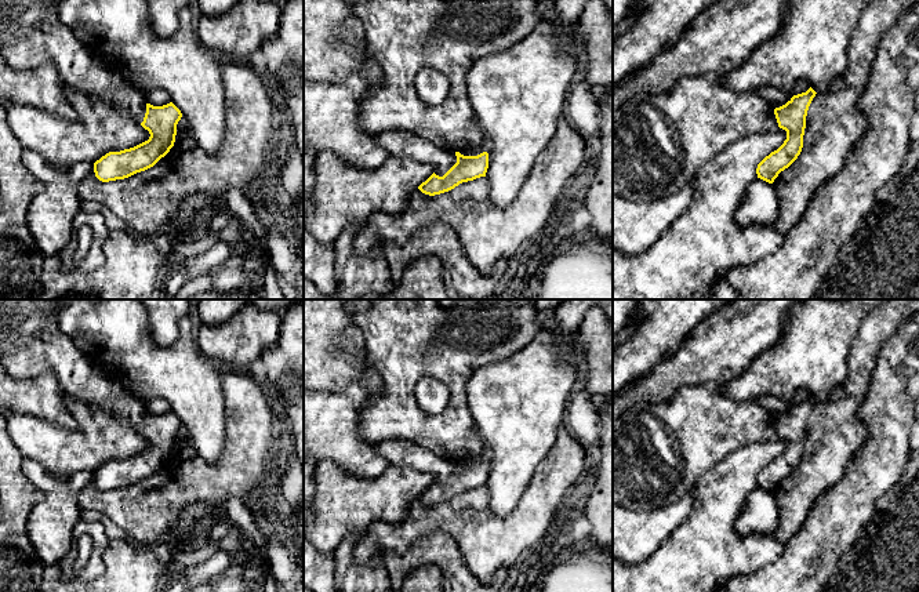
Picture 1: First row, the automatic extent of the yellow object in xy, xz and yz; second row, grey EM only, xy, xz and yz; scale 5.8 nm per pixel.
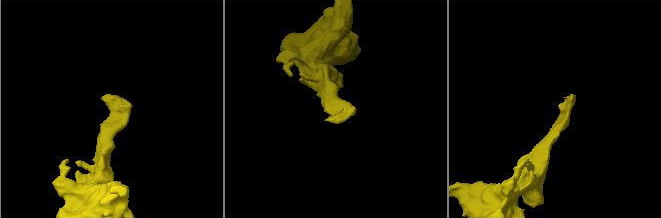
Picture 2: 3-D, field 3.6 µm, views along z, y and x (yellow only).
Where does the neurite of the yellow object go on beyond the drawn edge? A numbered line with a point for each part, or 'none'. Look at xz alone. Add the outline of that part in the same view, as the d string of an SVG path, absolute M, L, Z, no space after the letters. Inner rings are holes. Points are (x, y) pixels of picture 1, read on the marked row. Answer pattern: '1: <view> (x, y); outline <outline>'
1: xz (400, 144); outline M408 131L381 132L374 135L374 138L377 145L384 148L391 156L432 164L433 172L439 177L443 177L457 163L454 152L444 150Z

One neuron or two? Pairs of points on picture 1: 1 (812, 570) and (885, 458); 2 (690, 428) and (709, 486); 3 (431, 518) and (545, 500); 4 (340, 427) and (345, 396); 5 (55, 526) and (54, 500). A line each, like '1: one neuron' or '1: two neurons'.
1: one neuron
2: two neurons
3: one neuron
4: one neuron
5: one neuron

